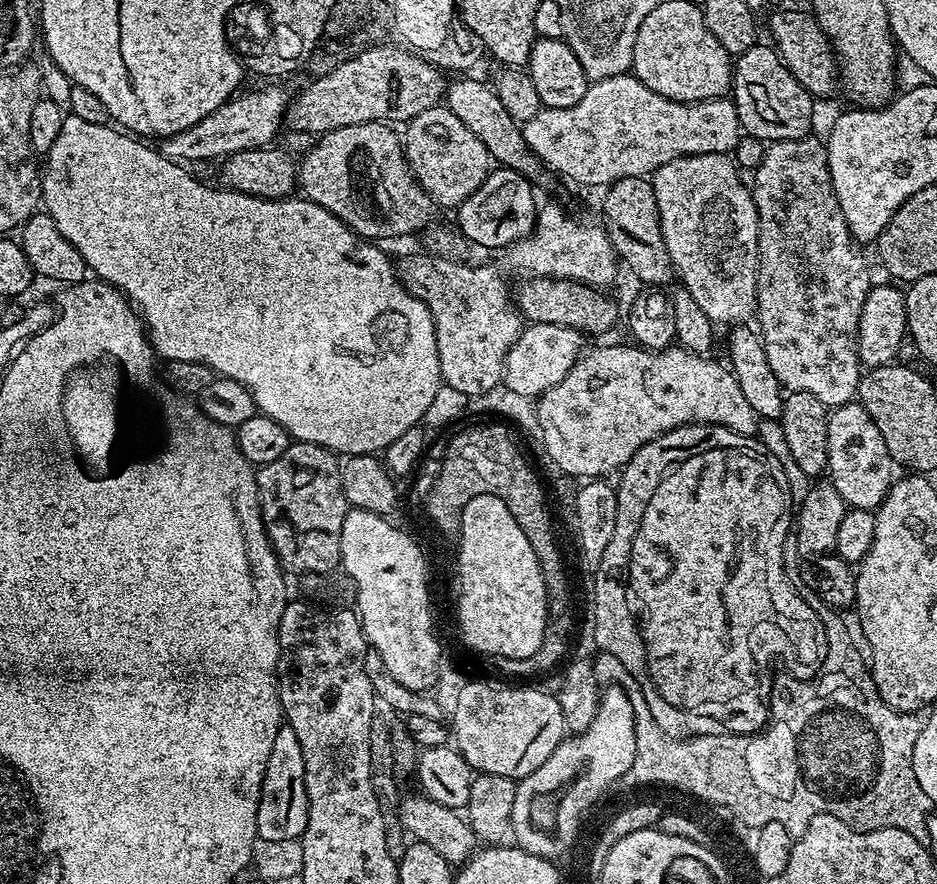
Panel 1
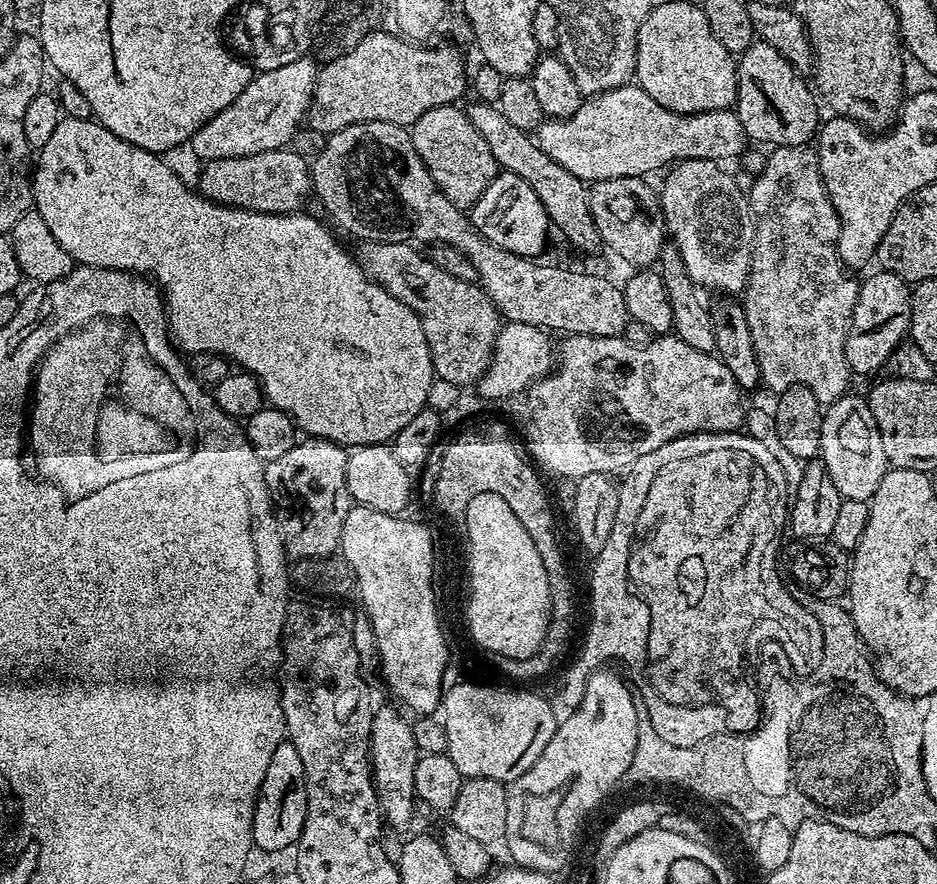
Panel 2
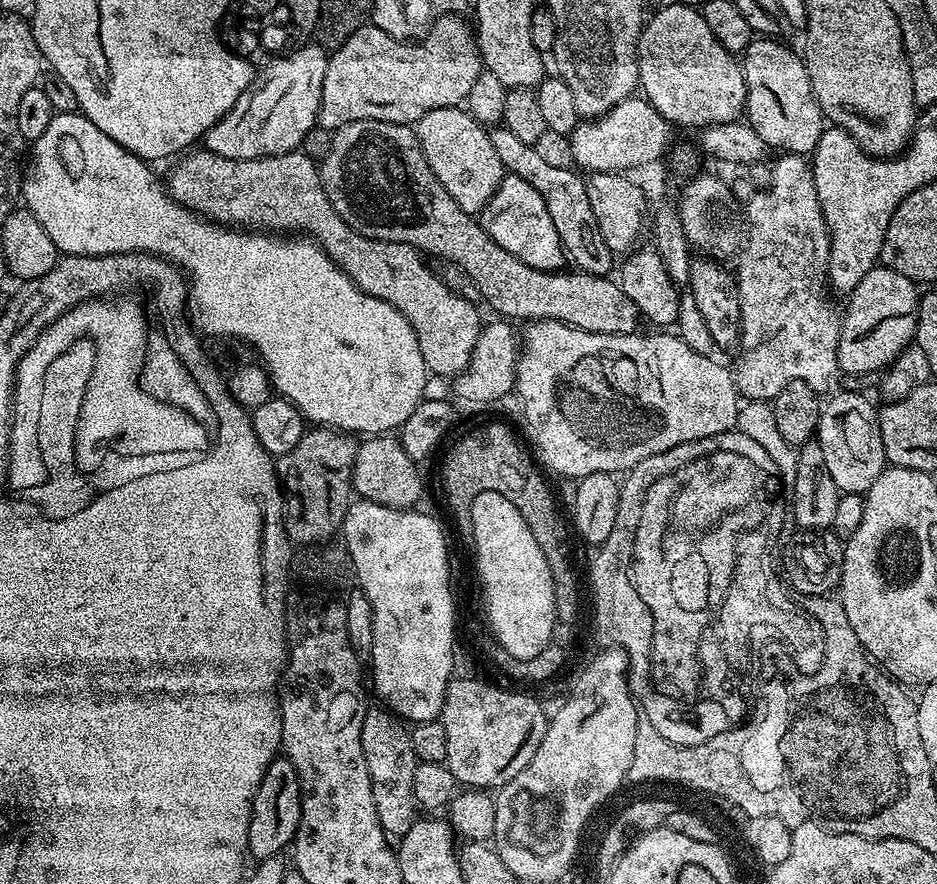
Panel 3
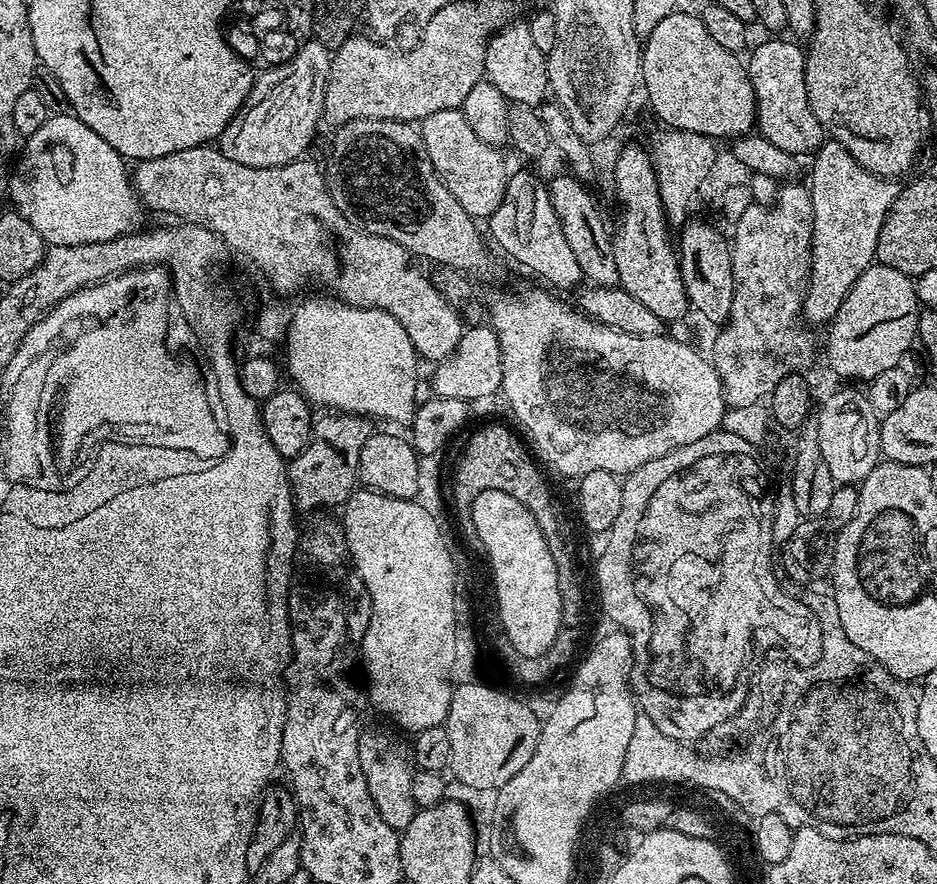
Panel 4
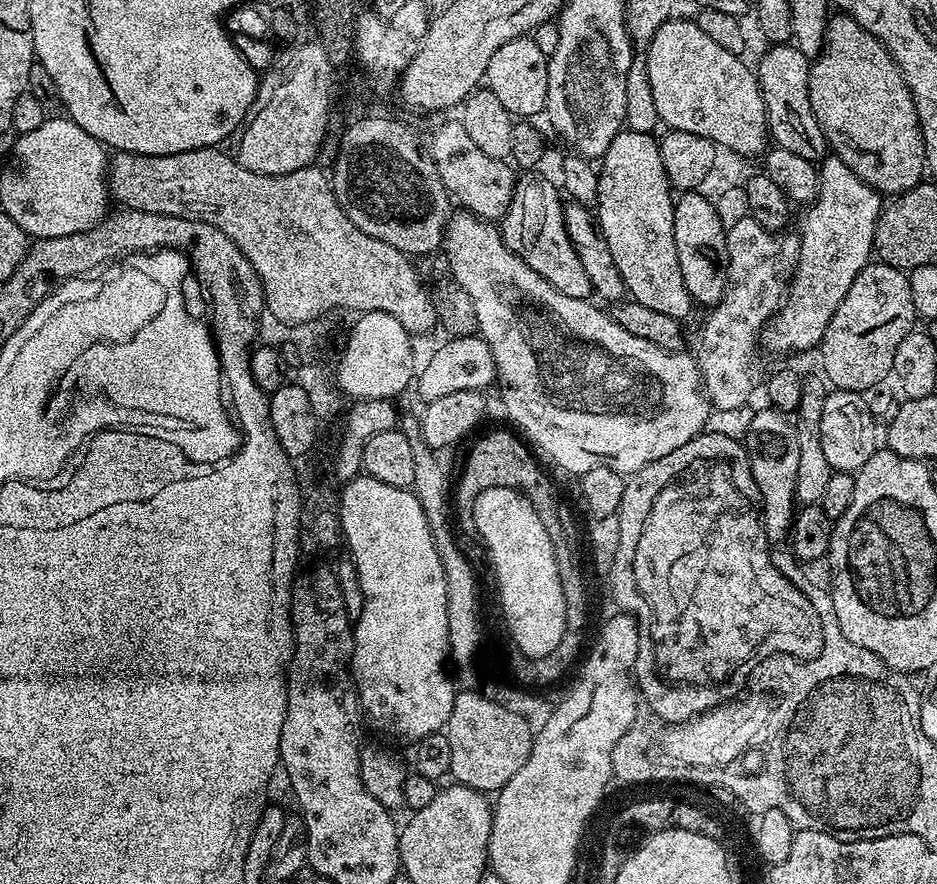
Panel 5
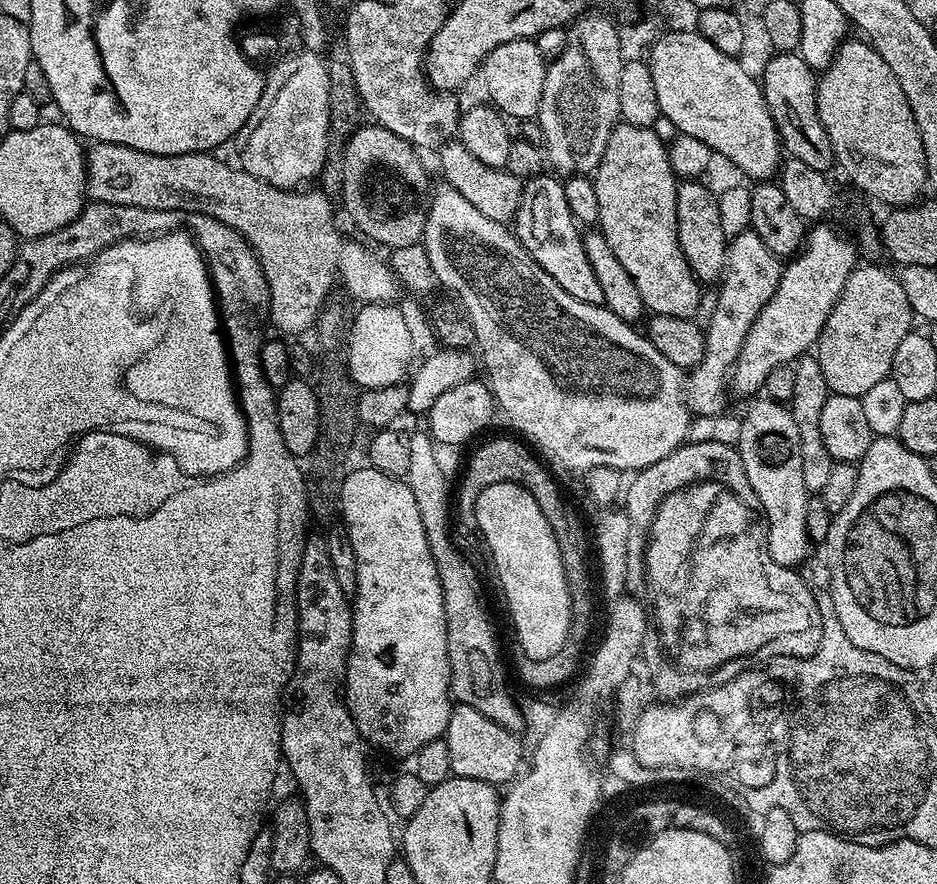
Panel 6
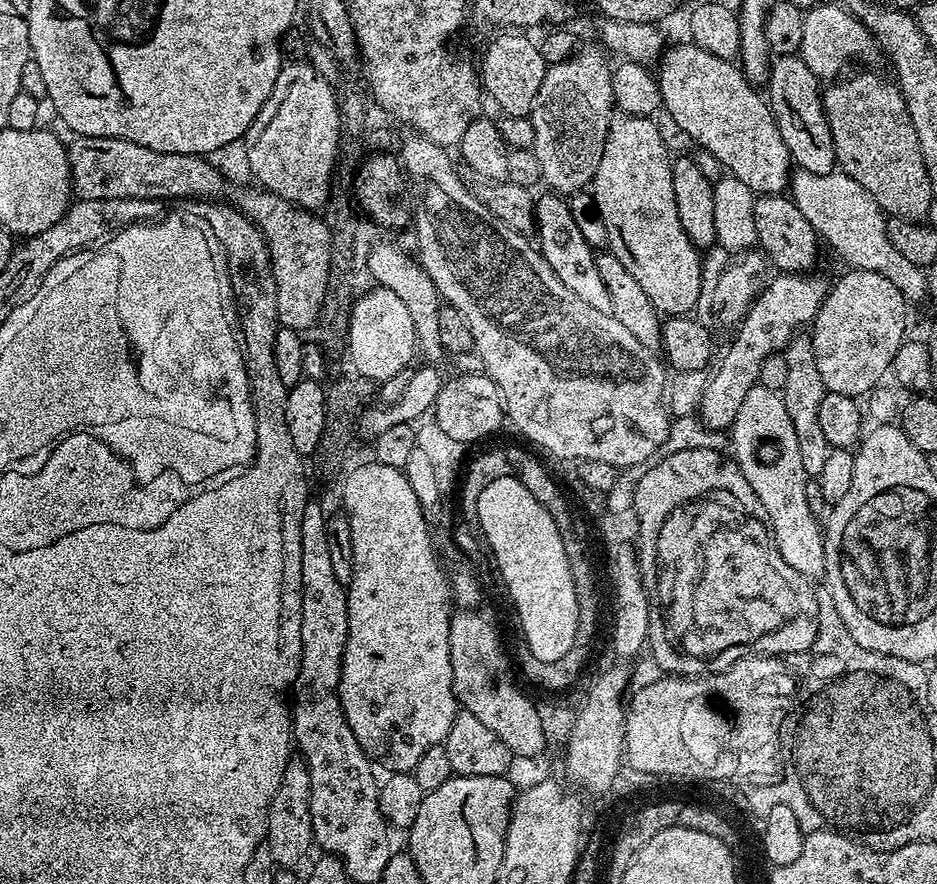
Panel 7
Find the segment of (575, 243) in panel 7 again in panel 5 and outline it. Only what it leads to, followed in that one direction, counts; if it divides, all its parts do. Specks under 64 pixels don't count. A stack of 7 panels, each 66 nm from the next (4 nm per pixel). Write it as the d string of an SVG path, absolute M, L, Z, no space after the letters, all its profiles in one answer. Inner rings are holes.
M528 170L517 179L516 196L498 227L506 246L510 246L510 250L514 250L514 254L518 254L518 258L530 266L530 270L542 274L542 278L562 290L562 294L588 298L593 295L592 283L566 234L564 206L557 181L555 184L550 177L543 176L540 170Z

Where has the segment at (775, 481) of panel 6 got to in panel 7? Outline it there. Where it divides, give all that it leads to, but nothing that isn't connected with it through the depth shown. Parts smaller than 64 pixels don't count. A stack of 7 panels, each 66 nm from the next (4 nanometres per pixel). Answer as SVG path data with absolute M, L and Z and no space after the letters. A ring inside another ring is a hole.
M758 382L752 387L738 409L738 418L734 418L732 423L730 452L746 482L750 482L750 490L758 502L762 502L772 541L778 546L778 554L782 554L782 559L803 576L823 577L826 566L824 528L821 521L820 524L816 521L819 519L810 502L806 502L806 482L809 477L806 470L802 470L798 434L794 434L794 426L781 393L766 390L766 386Z

